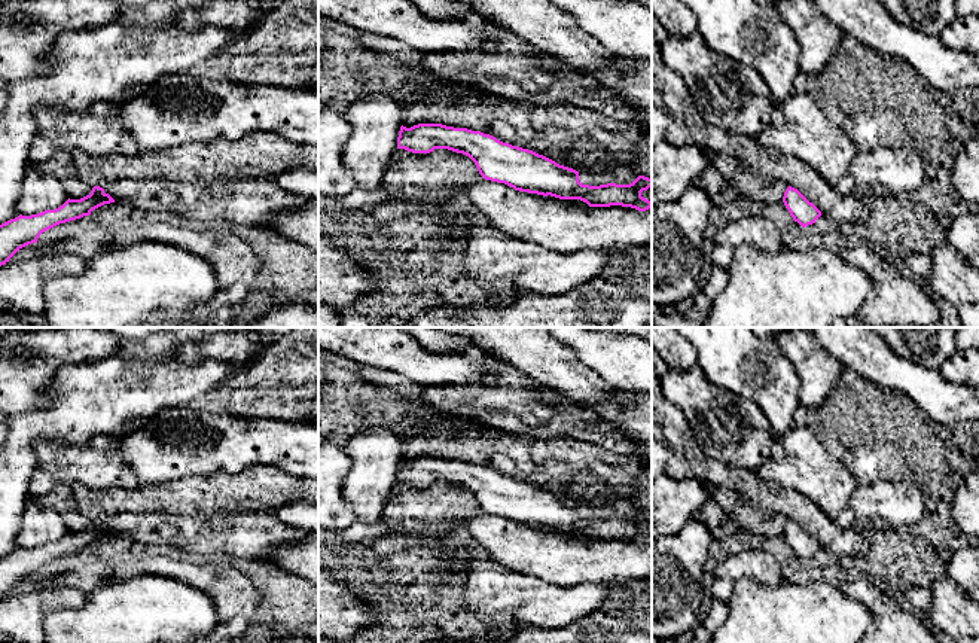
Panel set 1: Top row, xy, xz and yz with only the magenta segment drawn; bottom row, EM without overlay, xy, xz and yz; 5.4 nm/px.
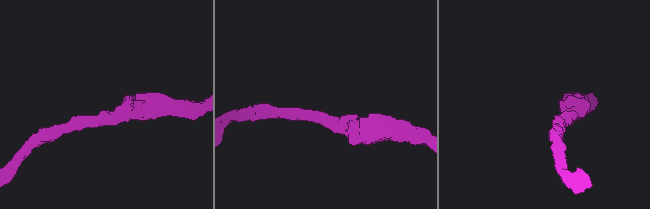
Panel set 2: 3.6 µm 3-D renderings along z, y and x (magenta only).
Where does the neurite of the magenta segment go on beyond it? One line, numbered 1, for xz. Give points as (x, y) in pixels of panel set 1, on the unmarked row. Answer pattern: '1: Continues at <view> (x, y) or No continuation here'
1: No continuation here

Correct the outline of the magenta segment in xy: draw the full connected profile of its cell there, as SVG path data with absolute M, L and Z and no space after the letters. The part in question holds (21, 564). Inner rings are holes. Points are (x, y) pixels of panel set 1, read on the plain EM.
M94 519L91 527L80 533L67 533L55 543L10 552L0 558L0 600L22 580L37 576L42 566L70 554L89 549L92 543L115 536L103 521Z

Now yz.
M792 519L786 522L783 536L793 554L802 561L815 557L815 554L821 549L821 545Z

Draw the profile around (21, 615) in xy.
M65 583L9 594L0 600L0 634L16 643L43 643L43 621L60 609L80 609L86 594Z

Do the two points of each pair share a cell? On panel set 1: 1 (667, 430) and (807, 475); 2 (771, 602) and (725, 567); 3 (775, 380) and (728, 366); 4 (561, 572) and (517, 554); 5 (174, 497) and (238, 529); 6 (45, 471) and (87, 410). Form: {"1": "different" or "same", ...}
{"1": "different", "2": "different", "3": "same", "4": "same", "5": "different", "6": "different"}

